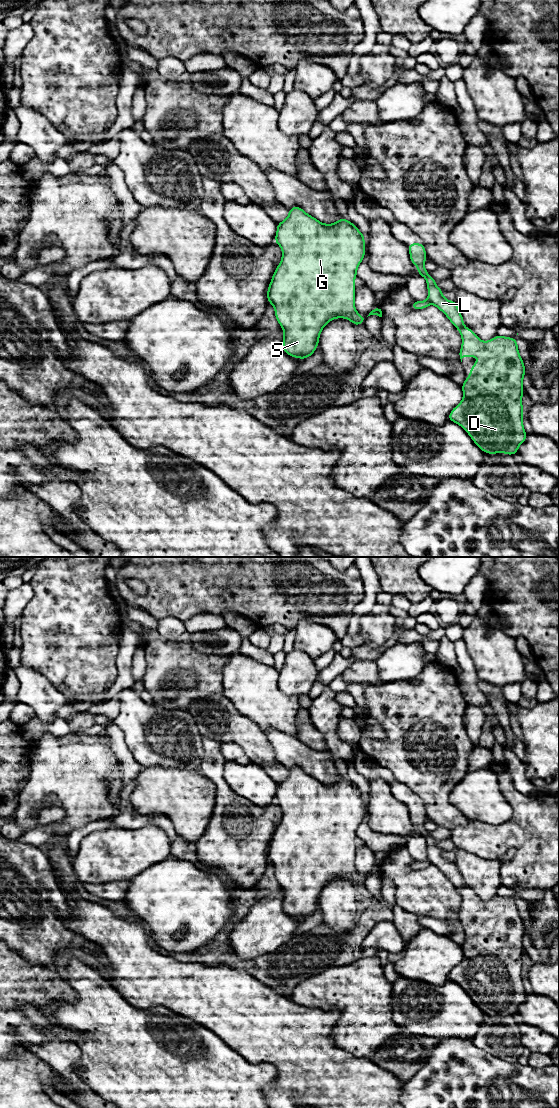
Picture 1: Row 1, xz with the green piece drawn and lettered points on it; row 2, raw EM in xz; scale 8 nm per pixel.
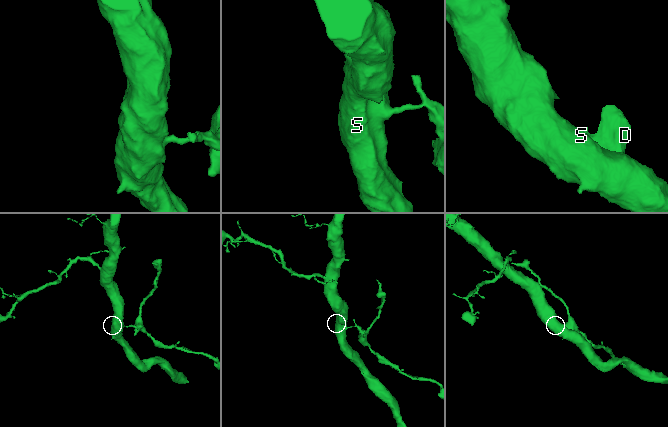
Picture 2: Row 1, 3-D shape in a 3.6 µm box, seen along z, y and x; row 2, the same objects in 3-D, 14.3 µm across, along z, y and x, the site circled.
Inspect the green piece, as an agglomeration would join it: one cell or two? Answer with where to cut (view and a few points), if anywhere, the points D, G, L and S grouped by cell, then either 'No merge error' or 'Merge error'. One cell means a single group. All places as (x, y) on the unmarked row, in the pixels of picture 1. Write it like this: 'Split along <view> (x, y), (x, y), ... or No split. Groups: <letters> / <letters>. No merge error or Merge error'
Split along xz (427, 859), (431, 863). Groups: D L / G S. Merge error

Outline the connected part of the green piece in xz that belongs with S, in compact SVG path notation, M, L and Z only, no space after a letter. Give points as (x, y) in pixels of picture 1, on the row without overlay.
M298 766L290 768L288 777L277 783L275 803L282 809L282 818L269 844L267 860L273 865L275 877L284 891L283 910L287 915L303 920L313 915L322 889L331 880L345 878L355 886L364 883L367 877L361 876L354 865L354 841L357 828L365 816L364 798L365 795L343 777L333 784L324 784Z

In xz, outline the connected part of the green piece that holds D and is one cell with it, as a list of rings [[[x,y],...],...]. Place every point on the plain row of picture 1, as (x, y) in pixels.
[[[414,802],[407,804],[407,807],[412,824],[417,826],[417,835],[426,839],[428,860],[442,871],[460,892],[462,897],[459,913],[461,922],[464,917],[482,918],[473,924],[468,937],[461,945],[463,959],[451,970],[448,980],[461,986],[484,1013],[517,1014],[519,1005],[526,1001],[527,994],[523,986],[522,965],[525,925],[519,914],[516,898],[497,895],[486,902],[480,900],[473,890],[464,886],[464,880],[456,861],[449,861],[443,856],[443,850],[436,846],[435,839],[425,829],[424,823],[427,816],[424,804]]]

